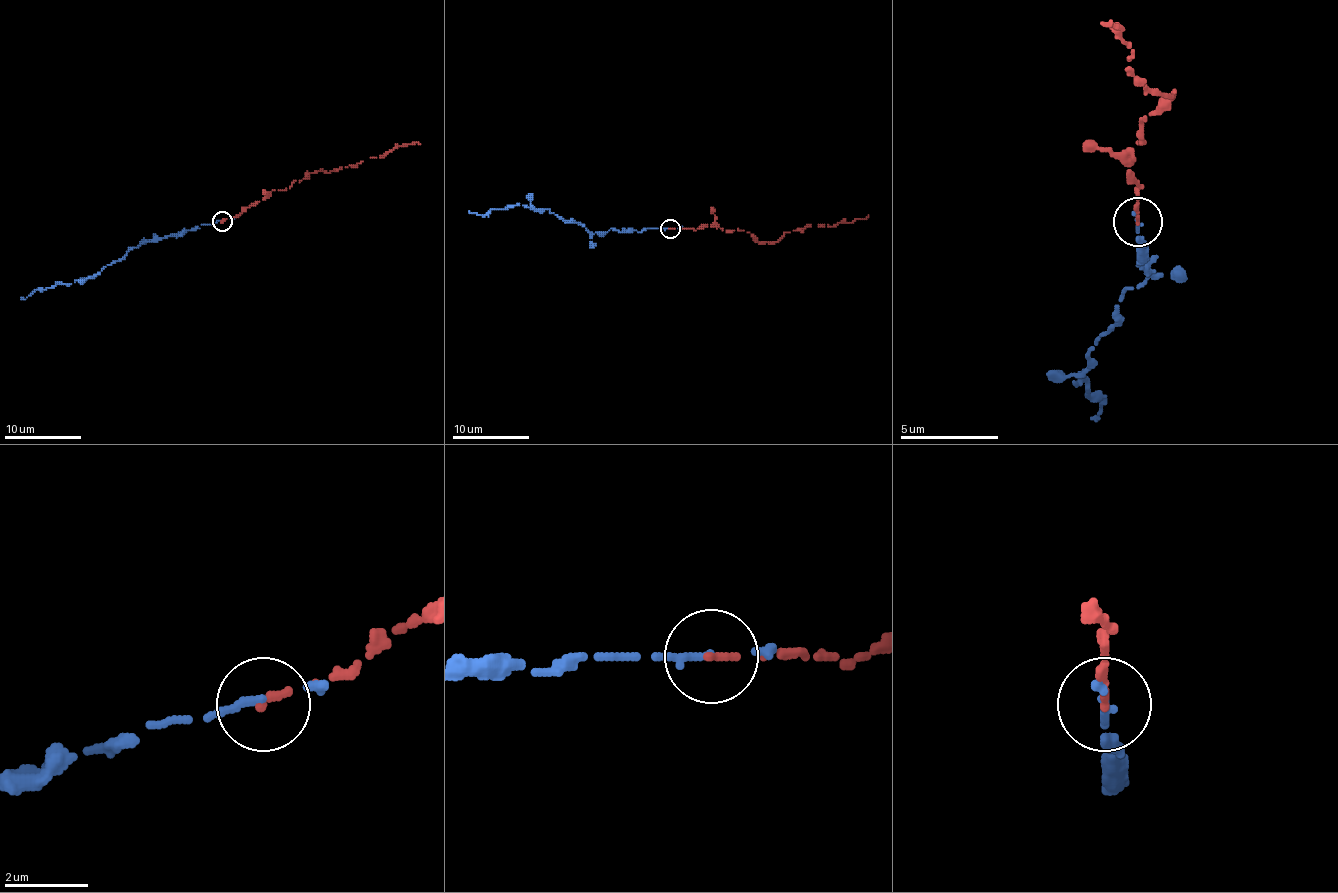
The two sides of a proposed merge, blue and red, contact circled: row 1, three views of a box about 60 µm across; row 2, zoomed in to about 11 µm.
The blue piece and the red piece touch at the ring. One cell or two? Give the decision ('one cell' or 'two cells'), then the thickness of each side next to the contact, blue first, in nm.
one cell | 140/180 nm

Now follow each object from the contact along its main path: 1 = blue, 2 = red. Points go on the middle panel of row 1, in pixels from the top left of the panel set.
1: (670, 228), (592, 234), (548, 209), (519, 205), (482, 215), (469, 211)
2: (670, 228), (716, 224), (722, 230), (749, 232), (759, 242), (776, 242), (797, 228), (833, 226), (868, 215)

